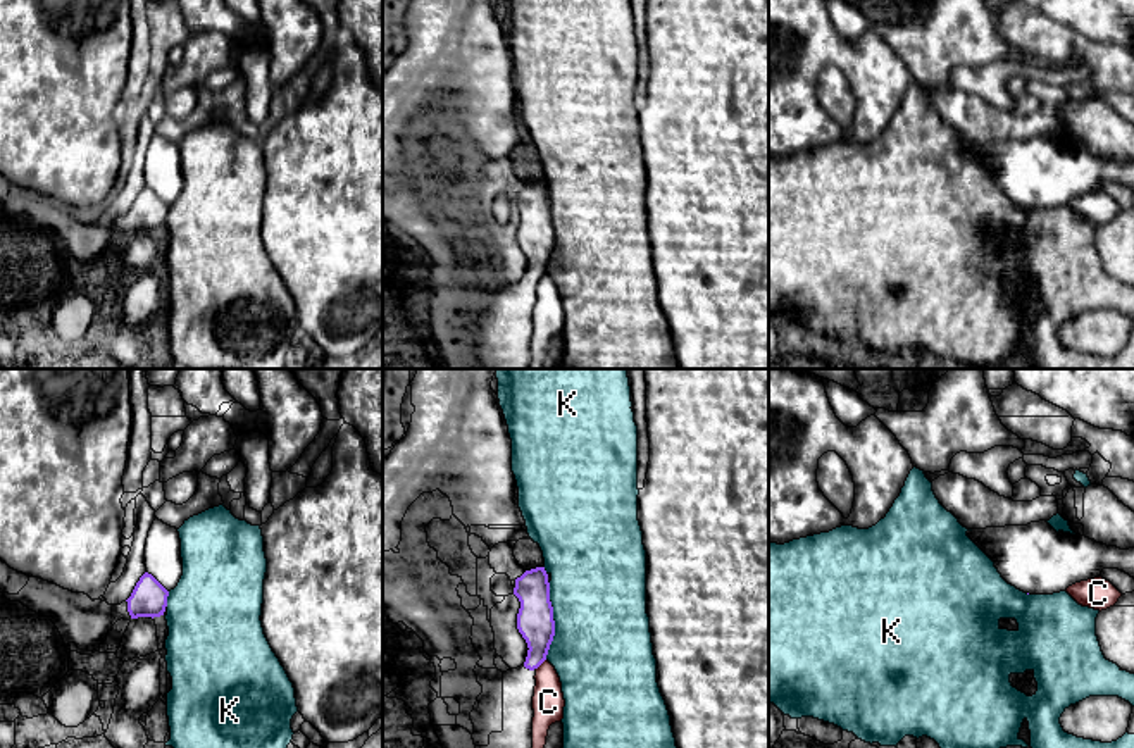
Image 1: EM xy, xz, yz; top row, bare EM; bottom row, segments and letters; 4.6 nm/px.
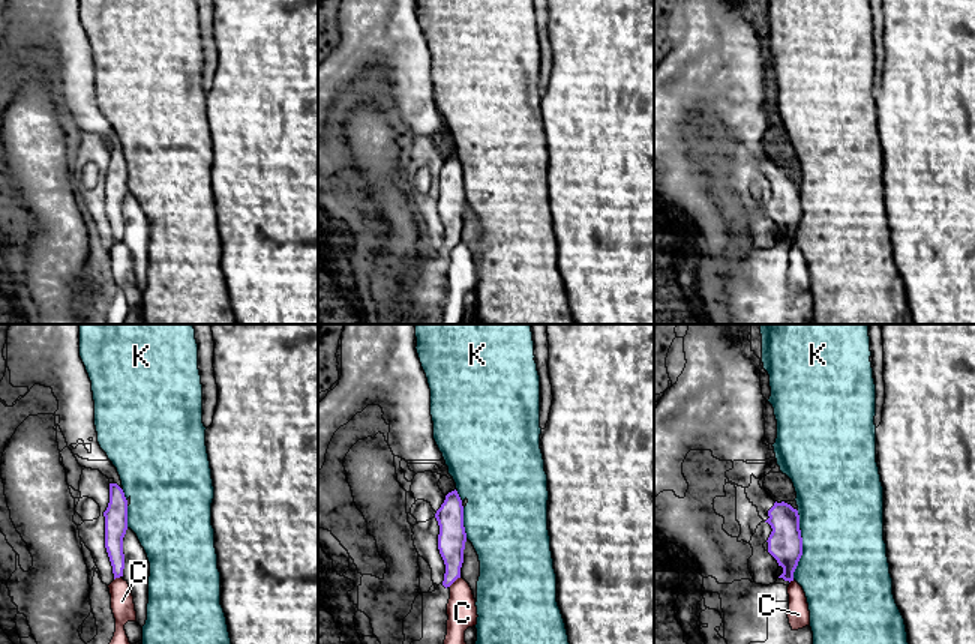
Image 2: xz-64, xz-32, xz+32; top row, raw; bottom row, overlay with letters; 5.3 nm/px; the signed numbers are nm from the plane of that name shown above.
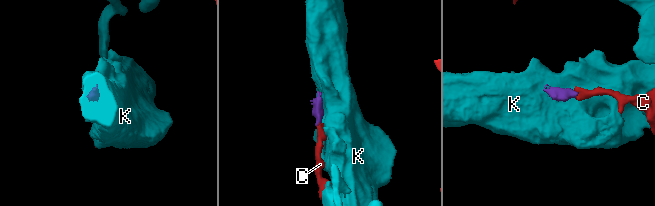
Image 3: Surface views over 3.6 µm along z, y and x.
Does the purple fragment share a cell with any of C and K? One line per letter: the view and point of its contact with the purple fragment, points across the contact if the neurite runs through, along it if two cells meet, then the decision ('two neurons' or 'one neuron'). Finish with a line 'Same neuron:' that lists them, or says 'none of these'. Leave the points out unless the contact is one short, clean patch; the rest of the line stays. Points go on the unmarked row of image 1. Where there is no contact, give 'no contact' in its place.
C: meets purple in xz at (542, 276); border along xz (545, 273), (536, 283); two neurons
K: meets purple in xz at (554, 235); two neurons
Same neuron: none of these

